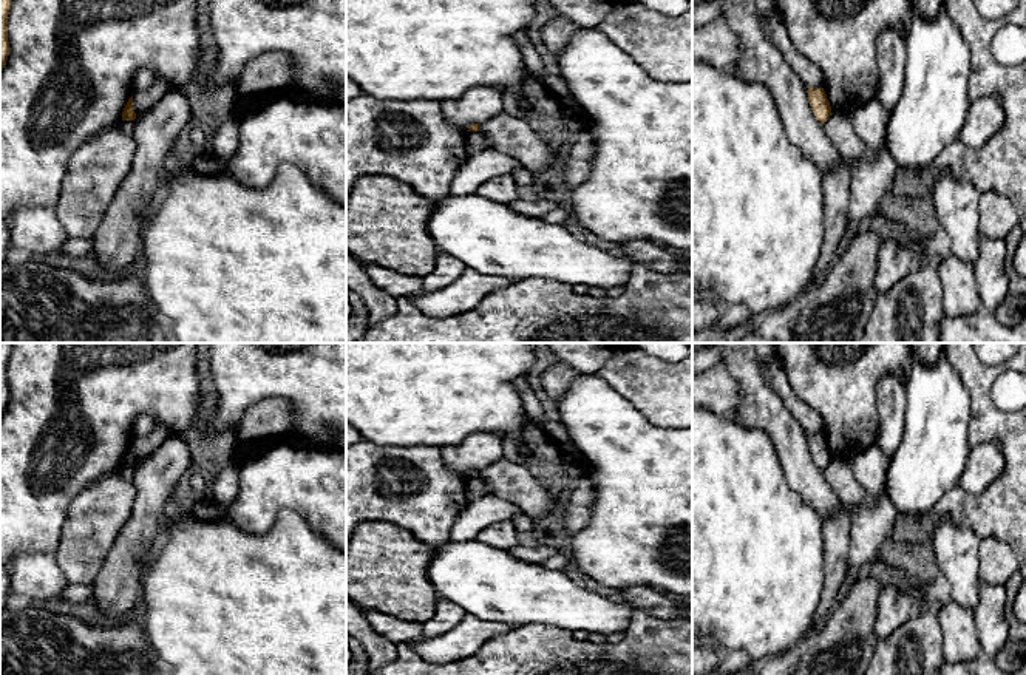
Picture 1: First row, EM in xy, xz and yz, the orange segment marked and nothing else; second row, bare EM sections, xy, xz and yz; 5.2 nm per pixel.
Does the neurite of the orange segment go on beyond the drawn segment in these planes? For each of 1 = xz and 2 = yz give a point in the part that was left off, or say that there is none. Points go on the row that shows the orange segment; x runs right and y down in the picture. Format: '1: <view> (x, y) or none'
1: none
2: none

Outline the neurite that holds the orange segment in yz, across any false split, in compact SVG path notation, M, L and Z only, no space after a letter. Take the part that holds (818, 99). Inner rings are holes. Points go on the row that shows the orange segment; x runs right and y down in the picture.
M808 86L807 93L808 102L811 105L816 119L825 125L825 122L833 113L824 88Z

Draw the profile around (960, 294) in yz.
M950 253L939 263L938 275L943 284L944 312L949 317L983 312L983 301L972 264Z

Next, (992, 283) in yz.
M980 238L980 253L972 263L977 287L987 314L1003 303L1009 289L1009 280L1004 270L1006 241Z

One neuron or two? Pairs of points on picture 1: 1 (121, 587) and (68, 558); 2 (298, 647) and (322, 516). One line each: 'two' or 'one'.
1: two
2: two

